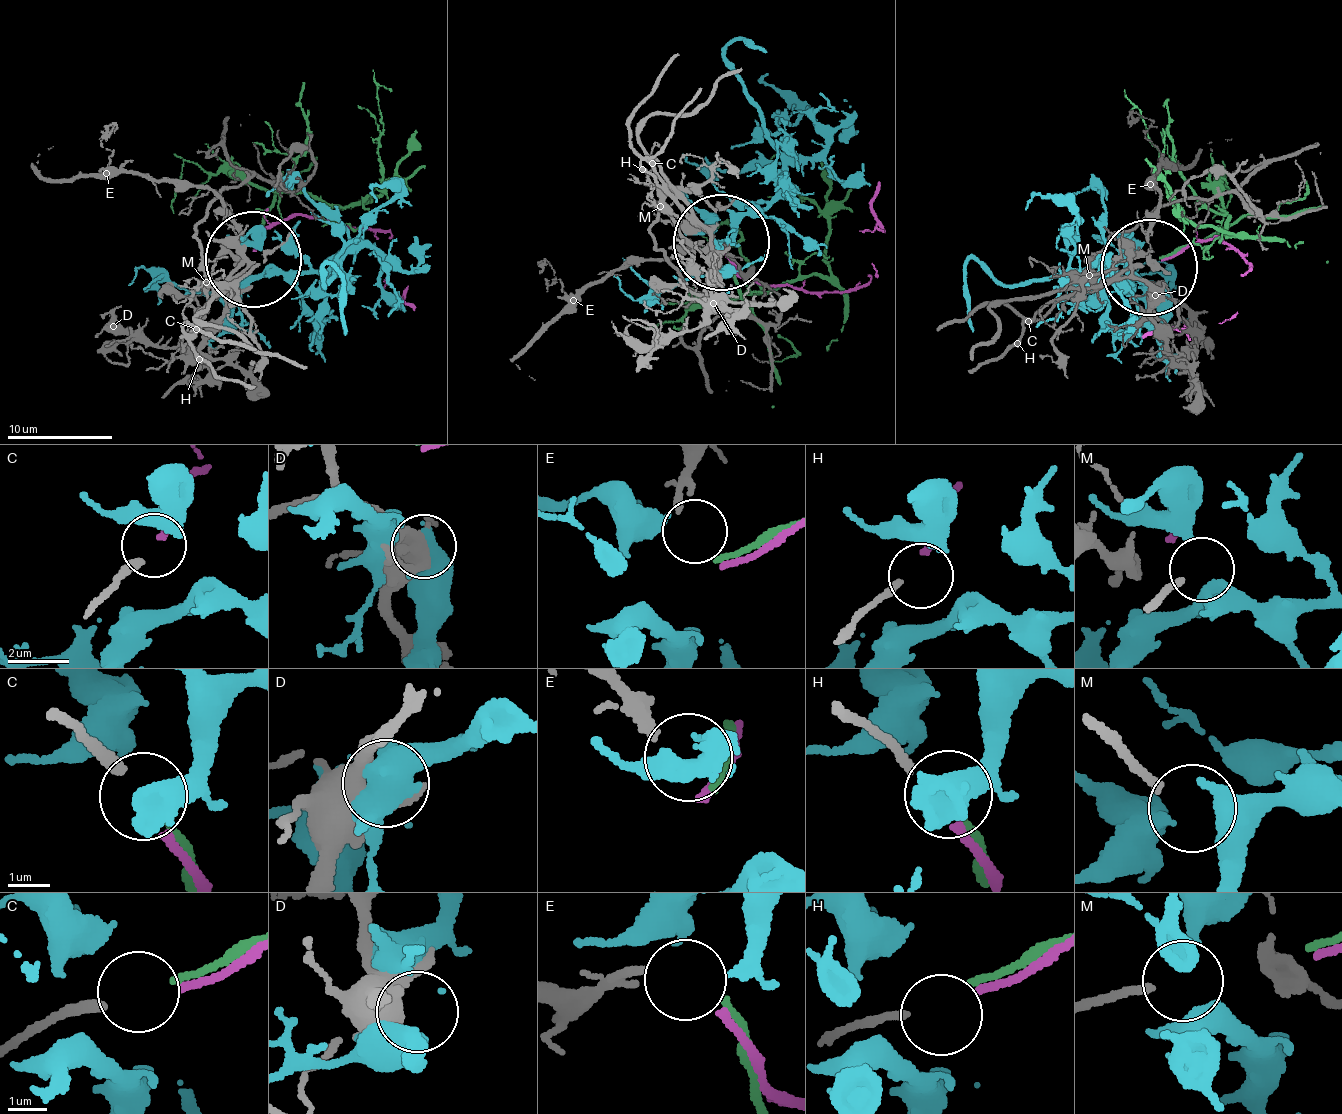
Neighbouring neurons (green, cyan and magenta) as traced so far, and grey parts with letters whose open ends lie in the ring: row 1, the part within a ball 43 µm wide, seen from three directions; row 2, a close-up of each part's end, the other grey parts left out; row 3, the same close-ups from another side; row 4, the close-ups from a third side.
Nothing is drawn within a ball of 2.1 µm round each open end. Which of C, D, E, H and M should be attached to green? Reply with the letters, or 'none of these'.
C

